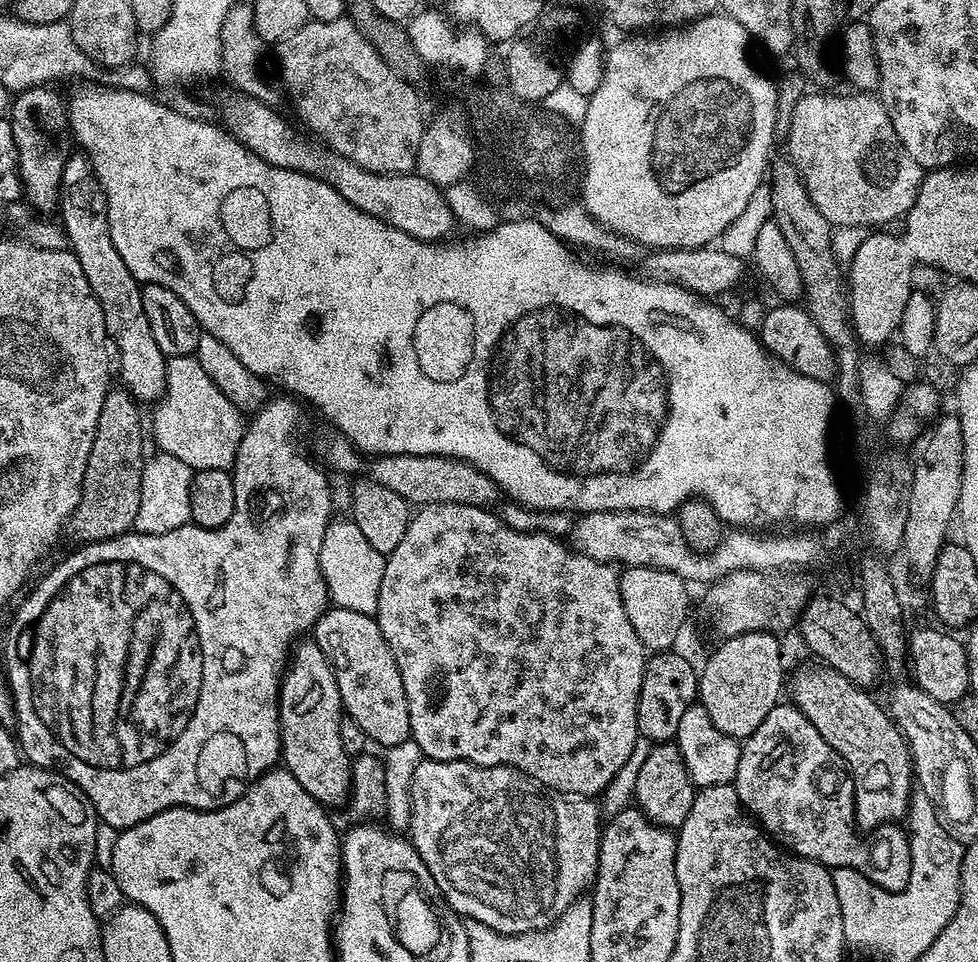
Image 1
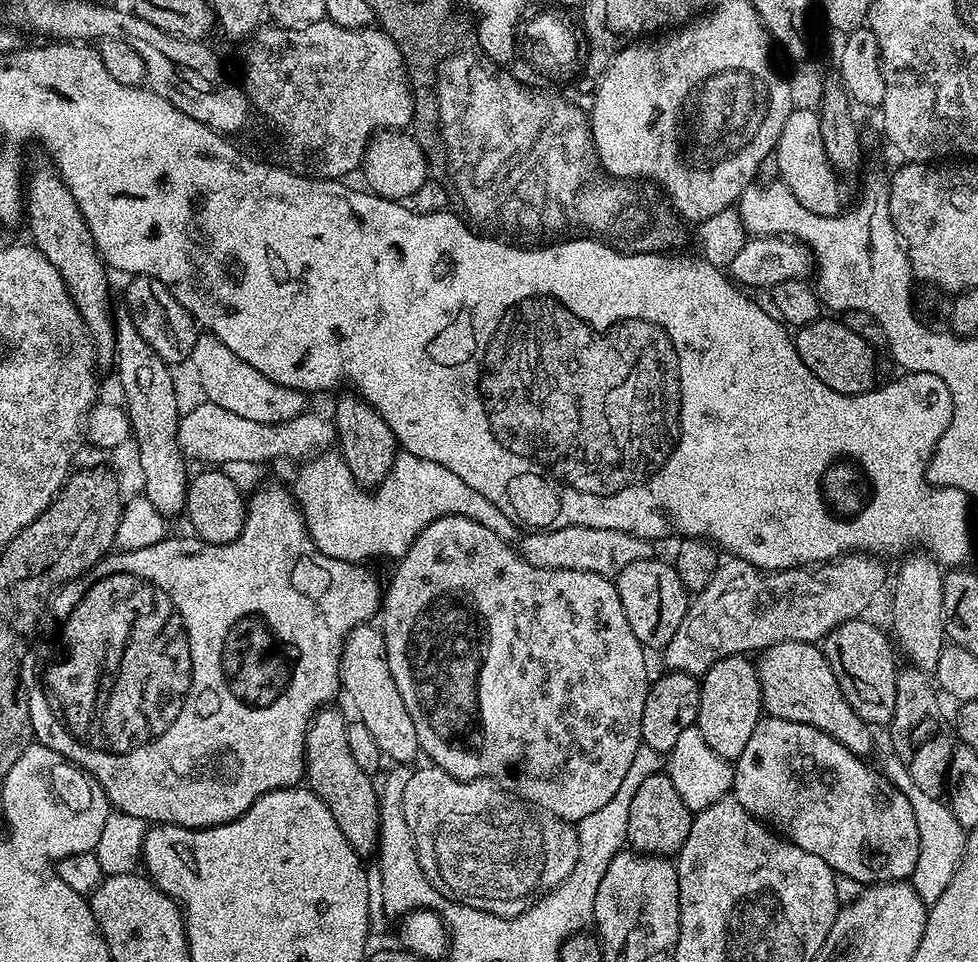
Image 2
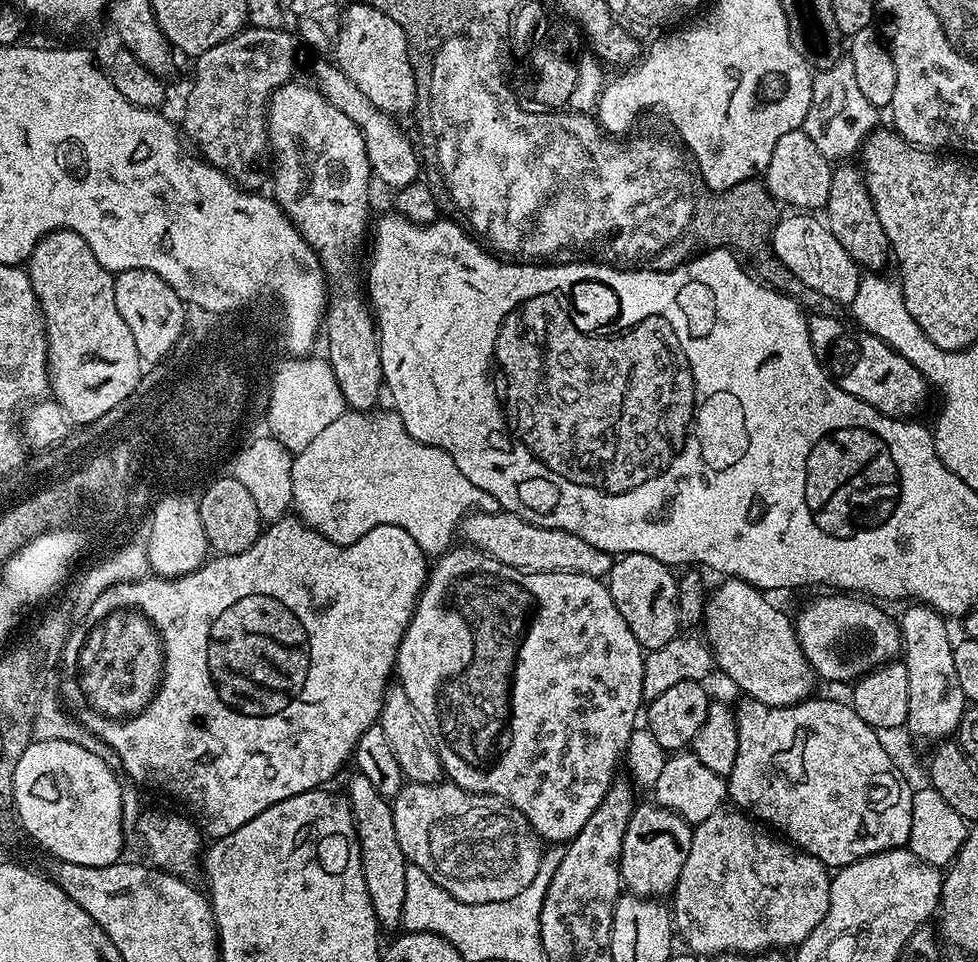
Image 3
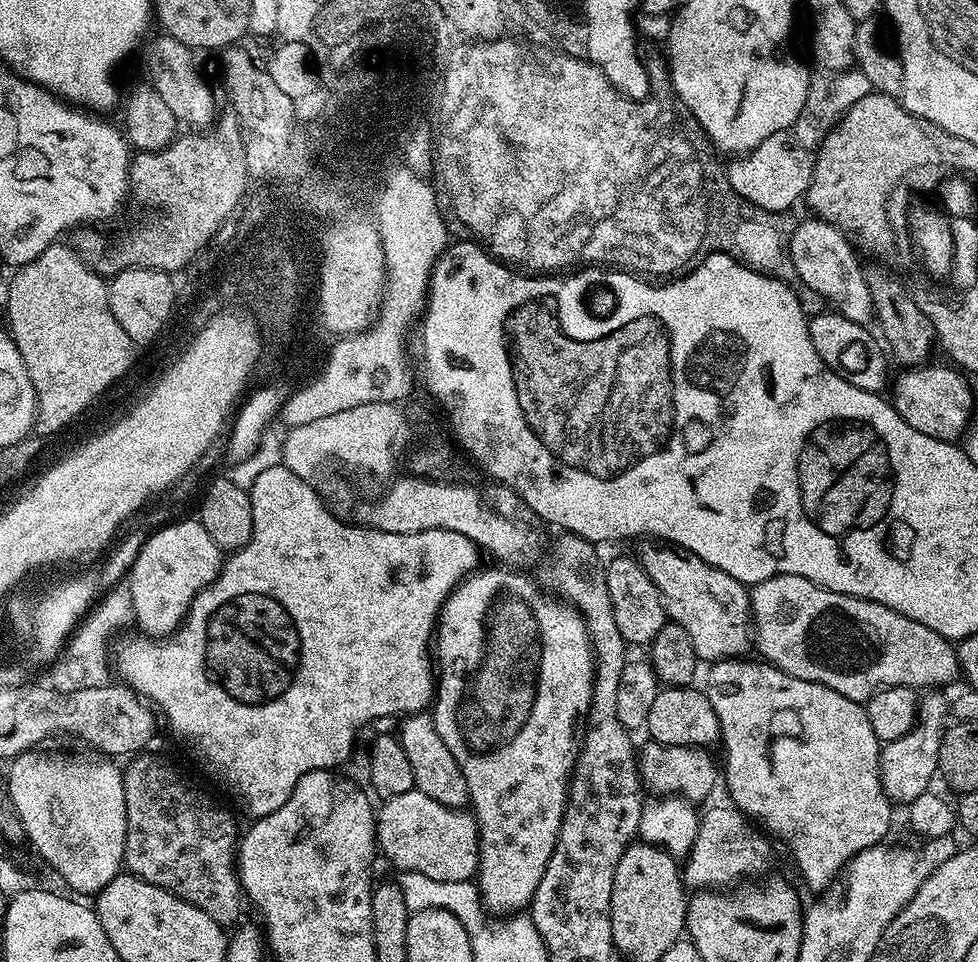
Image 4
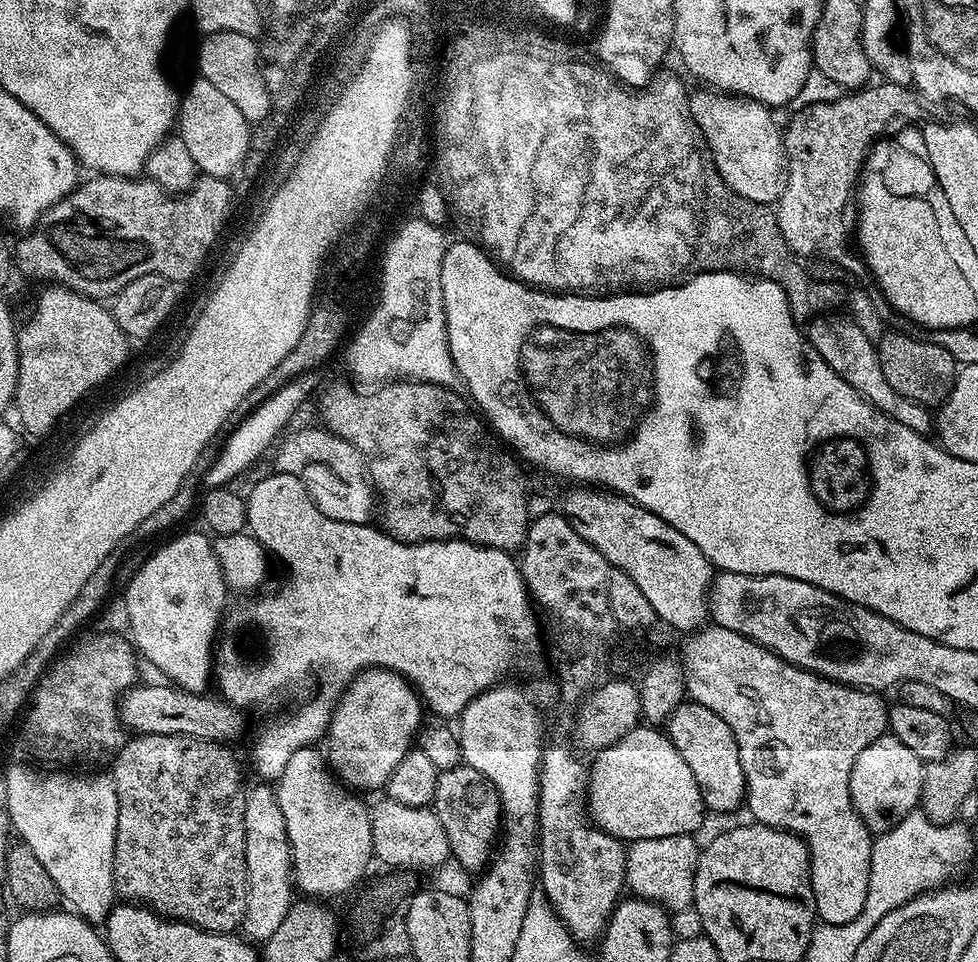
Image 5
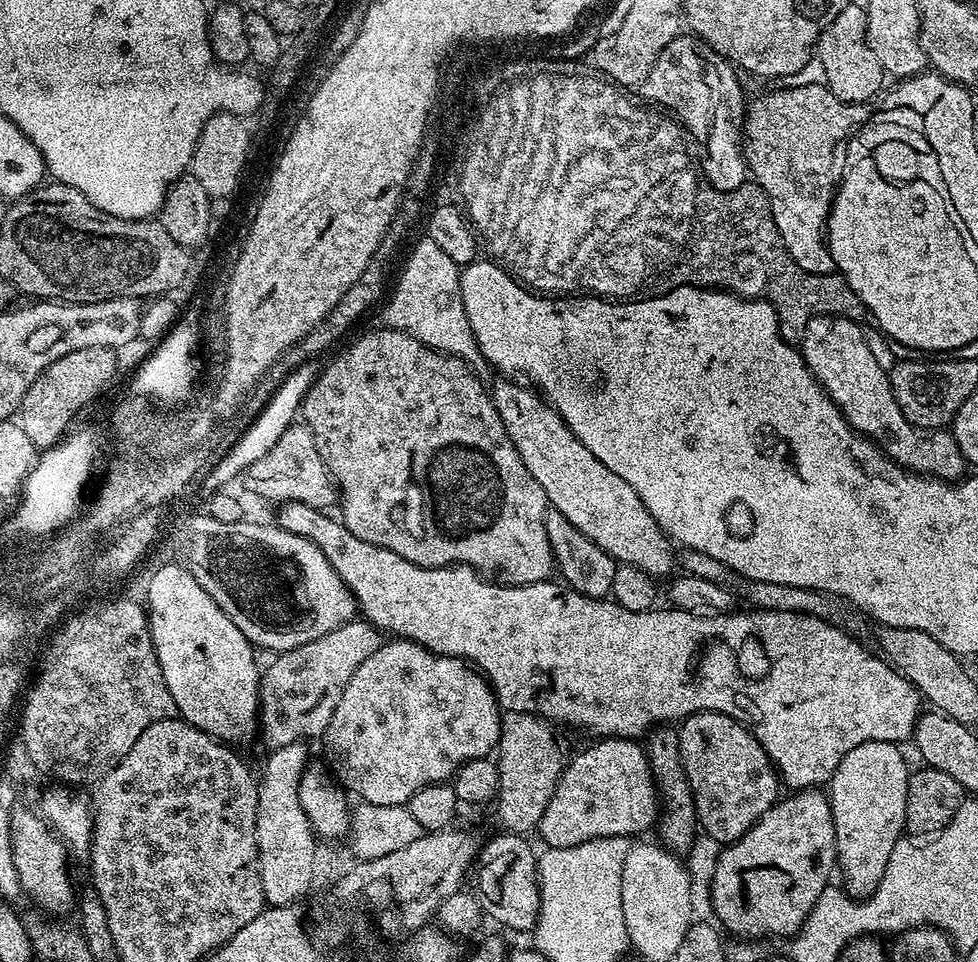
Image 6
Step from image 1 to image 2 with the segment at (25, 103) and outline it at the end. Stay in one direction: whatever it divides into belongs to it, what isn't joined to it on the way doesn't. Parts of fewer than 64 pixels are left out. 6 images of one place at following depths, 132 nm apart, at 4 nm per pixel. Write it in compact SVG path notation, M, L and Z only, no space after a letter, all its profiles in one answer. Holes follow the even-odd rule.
M55 167L36 168L26 180L26 220L32 231L34 247L62 274L72 301L84 320L94 341L95 351L104 360L111 361L116 351L114 327L114 303L108 297L109 269L100 258L94 238L84 221L82 210L74 202L74 196L62 182Z

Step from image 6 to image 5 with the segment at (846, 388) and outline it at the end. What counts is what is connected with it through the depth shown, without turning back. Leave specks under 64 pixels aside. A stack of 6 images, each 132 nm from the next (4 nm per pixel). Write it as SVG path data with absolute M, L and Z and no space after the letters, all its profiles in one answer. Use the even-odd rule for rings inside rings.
M821 314L807 325L806 335L808 341L822 354L822 358L830 366L830 370L837 372L842 379L850 382L858 394L862 394L864 400L868 400L878 410L882 410L890 418L902 422L902 426L910 426L916 432L931 433L934 428L934 416L923 404L914 402L914 398L905 398L898 394L890 382L886 382L882 374L882 366L878 366L878 354L876 345L847 315Z

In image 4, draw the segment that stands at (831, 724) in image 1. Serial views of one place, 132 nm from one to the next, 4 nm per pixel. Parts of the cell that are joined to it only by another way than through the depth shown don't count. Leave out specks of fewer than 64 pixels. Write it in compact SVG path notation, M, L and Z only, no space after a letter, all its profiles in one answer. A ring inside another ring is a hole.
M644 542L638 553L642 570L650 574L650 582L658 586L658 594L664 603L664 614L669 621L682 626L689 634L696 651L697 661L715 662L717 660L734 660L745 655L747 648L754 644L754 629L752 626L752 602L749 589L742 582L730 578L722 570L710 566L698 554L685 548L675 547L667 542Z

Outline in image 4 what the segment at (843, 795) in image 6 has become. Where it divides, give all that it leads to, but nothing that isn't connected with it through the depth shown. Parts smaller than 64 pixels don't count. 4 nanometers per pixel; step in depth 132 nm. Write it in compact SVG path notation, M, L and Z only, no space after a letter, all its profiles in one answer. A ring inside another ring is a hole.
M932 690L919 701L918 719L915 728L902 734L902 738L887 741L880 750L880 781L888 799L897 805L907 806L924 792L933 787L932 779L937 779L940 767L940 743L946 731L944 719L949 719L950 708L944 704L945 693Z

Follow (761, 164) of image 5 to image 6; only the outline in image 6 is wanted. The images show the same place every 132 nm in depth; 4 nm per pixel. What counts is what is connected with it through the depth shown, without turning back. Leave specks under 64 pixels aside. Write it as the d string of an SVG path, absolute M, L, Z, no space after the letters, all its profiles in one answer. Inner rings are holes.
M677 34L656 55L650 70L640 81L638 91L649 105L671 113L686 129L687 135L692 135L700 143L700 152L704 155L703 179L718 190L729 192L742 187L750 176L742 143L746 111L744 88L736 77L738 72L731 60L719 56L699 36L684 35Z

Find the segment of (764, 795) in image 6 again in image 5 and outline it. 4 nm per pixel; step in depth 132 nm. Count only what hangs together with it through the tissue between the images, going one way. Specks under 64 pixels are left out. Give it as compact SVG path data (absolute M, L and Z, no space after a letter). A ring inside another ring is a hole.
M681 703L668 716L666 723L668 741L682 754L686 766L694 773L694 782L698 782L698 790L704 799L704 807L709 813L732 812L745 803L744 771L738 758L738 742L734 742L734 734L714 710L701 704Z

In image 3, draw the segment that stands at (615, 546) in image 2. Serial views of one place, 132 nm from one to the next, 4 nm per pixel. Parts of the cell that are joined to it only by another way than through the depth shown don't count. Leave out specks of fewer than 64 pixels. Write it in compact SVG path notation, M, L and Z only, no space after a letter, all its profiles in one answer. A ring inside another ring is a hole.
M469 512L460 522L459 535L464 535L465 545L477 548L487 556L494 557L506 566L514 566L514 570L523 572L573 572L597 578L607 577L612 568L613 553L598 550L598 546L590 546L578 534L570 534L557 528L534 526L513 512Z

